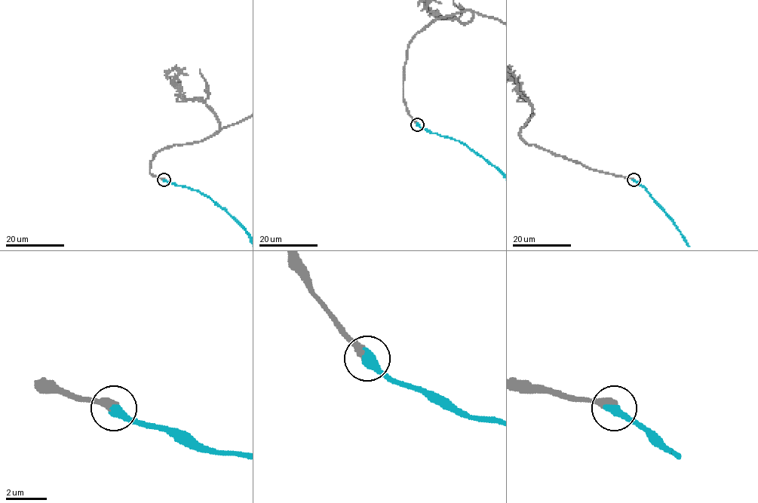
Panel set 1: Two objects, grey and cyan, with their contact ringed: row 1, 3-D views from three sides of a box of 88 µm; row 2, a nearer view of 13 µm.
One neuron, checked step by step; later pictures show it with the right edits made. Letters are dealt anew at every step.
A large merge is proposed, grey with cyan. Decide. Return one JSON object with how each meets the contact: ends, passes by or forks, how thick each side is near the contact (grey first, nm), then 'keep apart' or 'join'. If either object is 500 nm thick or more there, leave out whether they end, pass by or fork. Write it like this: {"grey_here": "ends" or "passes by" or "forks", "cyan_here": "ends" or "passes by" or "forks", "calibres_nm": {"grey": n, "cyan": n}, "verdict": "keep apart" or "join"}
{"calibres_nm": {"grey": 440, "cyan": 500}, "verdict": "join"}

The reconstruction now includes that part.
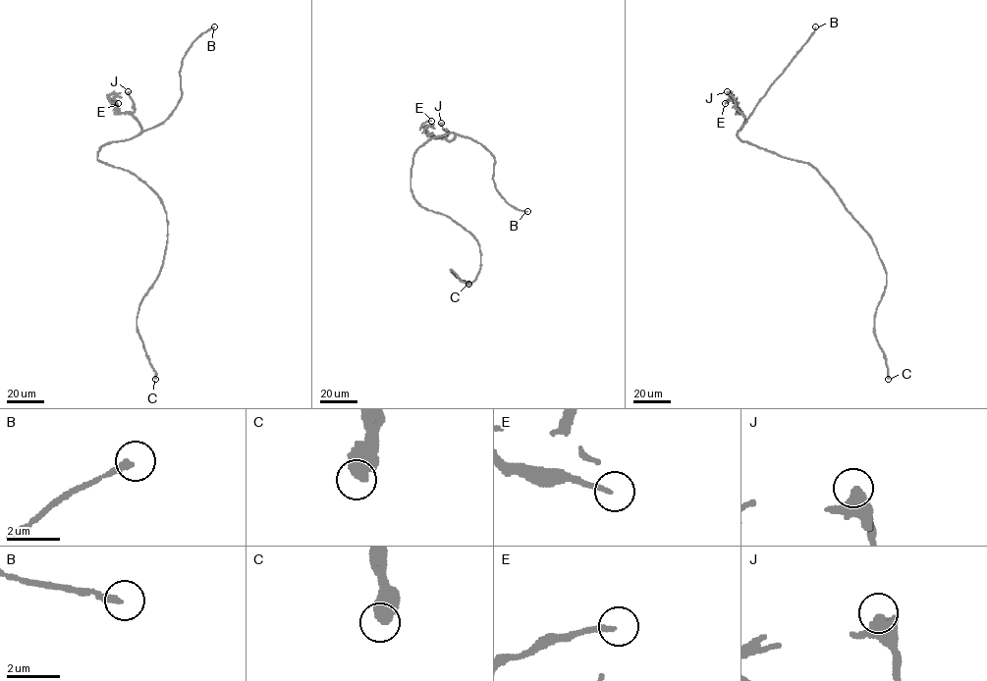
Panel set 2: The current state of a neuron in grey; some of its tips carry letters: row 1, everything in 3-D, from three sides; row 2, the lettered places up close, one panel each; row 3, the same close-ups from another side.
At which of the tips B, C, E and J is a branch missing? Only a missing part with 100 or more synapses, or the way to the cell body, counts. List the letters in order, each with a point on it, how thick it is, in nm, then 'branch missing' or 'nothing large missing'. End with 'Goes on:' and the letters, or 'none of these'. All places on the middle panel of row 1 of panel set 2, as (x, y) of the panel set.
B: (527, 211) | 240 nm | branch missing
C: (468, 284) | 650 nm | nothing large missing
E: (431, 121) | 160 nm | nothing large missing
J: (441, 123) | 420 nm | nothing large missing
Goes on: B

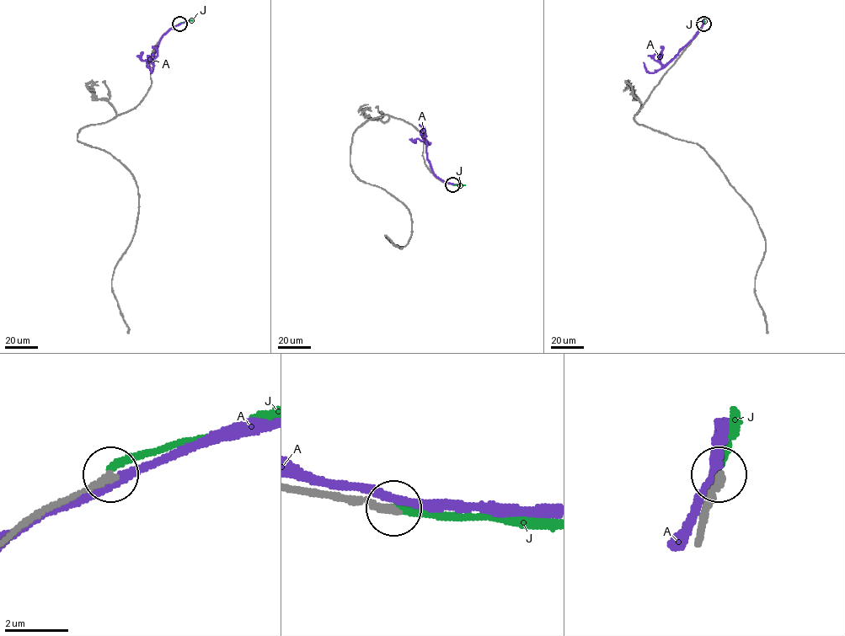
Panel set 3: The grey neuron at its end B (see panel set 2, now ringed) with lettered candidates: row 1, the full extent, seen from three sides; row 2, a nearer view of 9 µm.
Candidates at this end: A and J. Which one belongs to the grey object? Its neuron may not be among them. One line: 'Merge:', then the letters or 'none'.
Merge: none

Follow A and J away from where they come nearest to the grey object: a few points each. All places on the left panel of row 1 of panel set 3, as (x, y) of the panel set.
A: (179, 24), (160, 40), (154, 54), (152, 72), (147, 62)
J: (179, 24), (192, 20)

